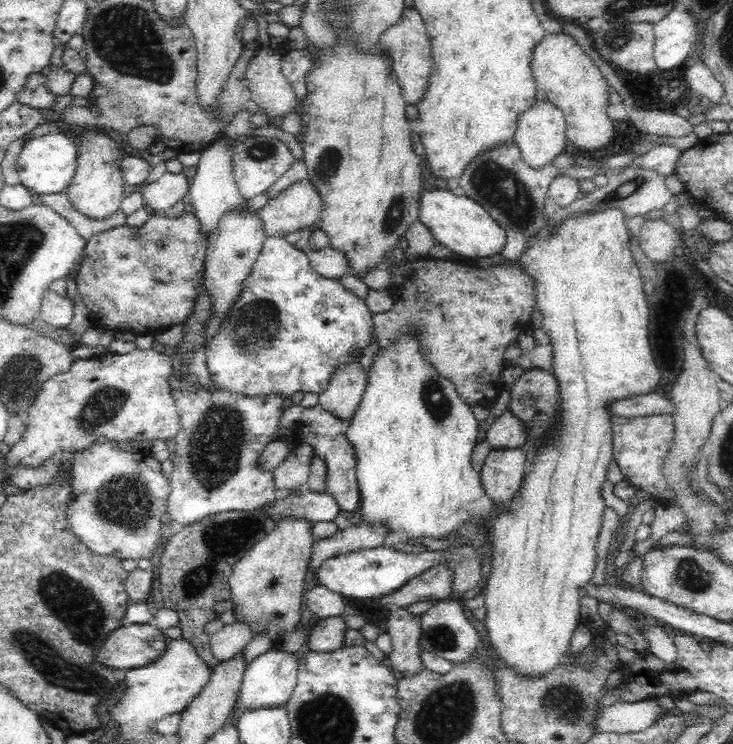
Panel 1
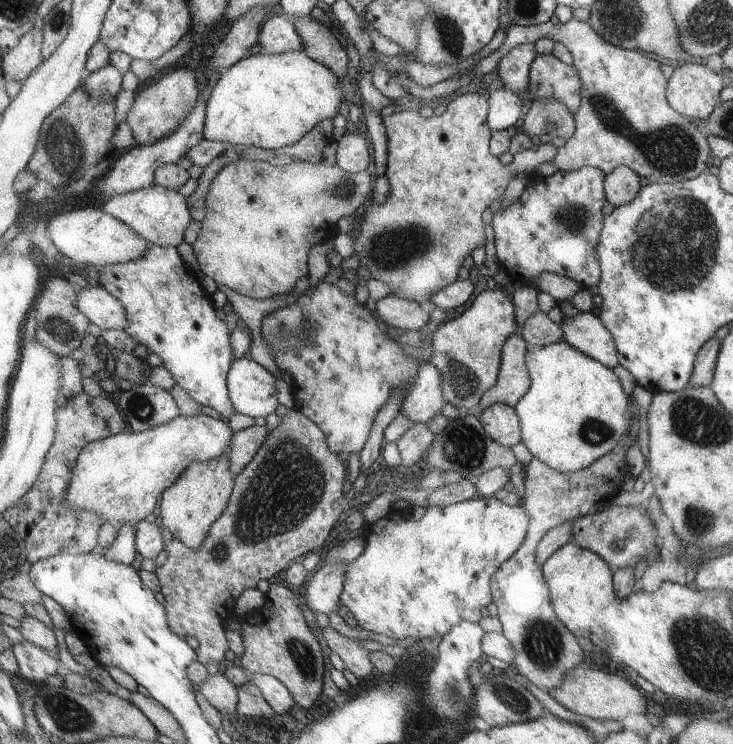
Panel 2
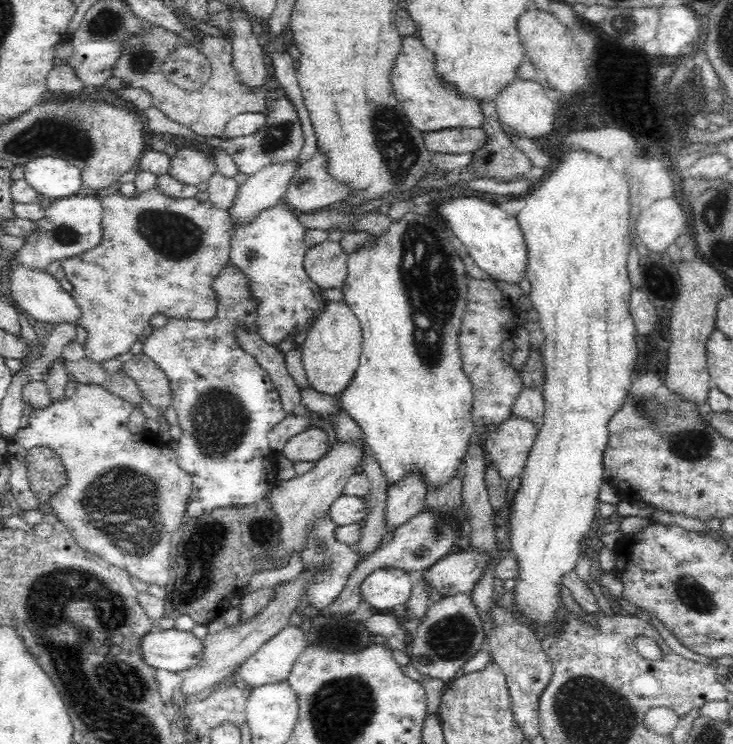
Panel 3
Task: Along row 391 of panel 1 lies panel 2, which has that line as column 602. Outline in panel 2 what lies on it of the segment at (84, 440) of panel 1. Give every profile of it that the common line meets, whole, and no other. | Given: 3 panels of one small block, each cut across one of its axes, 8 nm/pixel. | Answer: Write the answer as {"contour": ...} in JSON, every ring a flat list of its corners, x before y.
{"contour":[[569,20,567,24,553,26,551,22,537,24,537,26,513,26,505,34,503,50,511,50,521,44,535,44,541,38,549,38,553,42,561,42,571,54,573,54,573,66,579,72,581,80,581,104,573,112,575,120,575,132,571,138,565,140,563,146,557,148,551,164,557,168,557,172,575,172,579,168,599,168,605,174,613,172,613,168,629,166,639,176,647,178,649,184,675,184,683,180,693,180,695,176,701,176,703,170,707,170,707,156,709,148,703,138,703,134,687,120,687,116,679,116,677,110,667,106,665,96,665,76,659,72,659,64,645,56,643,52,617,48,615,44,605,42,591,26,589,22]]}

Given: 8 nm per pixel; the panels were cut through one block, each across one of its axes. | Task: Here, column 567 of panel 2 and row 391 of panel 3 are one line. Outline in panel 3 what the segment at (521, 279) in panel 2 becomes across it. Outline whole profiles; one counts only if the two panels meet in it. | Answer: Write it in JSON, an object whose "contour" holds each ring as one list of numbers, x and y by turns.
{"contour":[[228,264,212,282,212,288,218,296,218,314,214,320,206,320,206,322,190,322,190,320,170,320,170,324,164,328,164,330,152,330,152,334,148,338,142,340,142,350,144,354,154,360,158,364,158,368,164,370,164,374,168,376,170,380,170,388,172,388,172,406,174,406,174,414,178,416,178,426,182,430,182,436,178,440,178,450,176,450,176,458,178,458,178,466,192,478,192,496,188,498,188,508,186,508,186,514,190,520,202,516,202,514,208,514,208,512,214,512,218,508,242,508,242,506,250,506,250,504,256,504,256,502,262,502,266,498,270,498,270,492,274,488,274,484,278,482,276,478,276,464,278,464,278,452,272,452,272,446,270,446,270,432,276,424,280,424,288,414,284,412,284,404,280,400,280,392,278,388,274,386,272,382,272,376,256,362,256,358,252,354,248,354,244,348,240,348,240,344,236,342,236,328,238,326,244,326,244,328,250,328,254,330,256,334,256,320,258,320,258,310,260,310,260,304,256,302,256,296,252,296,252,292,248,290,248,278,246,274]]}

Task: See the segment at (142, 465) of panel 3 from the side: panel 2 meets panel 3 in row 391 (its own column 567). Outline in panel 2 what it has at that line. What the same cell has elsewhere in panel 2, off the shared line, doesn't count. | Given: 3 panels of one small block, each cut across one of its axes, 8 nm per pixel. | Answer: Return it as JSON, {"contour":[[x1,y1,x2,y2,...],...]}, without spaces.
{"contour":[[553,52,549,56,539,54,529,68,527,88,531,100,547,98,561,100,569,112,575,112,581,104,581,80,575,66,567,66,565,60,557,60]]}

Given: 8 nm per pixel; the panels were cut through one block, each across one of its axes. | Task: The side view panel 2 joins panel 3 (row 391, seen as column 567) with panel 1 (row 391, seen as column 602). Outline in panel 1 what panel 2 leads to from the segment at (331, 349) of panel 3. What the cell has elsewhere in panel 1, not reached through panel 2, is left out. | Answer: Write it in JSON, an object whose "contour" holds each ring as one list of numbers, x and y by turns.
{"contour":[[358,360,342,362,328,378,328,386,320,392,320,406,344,422,352,422,356,406,366,388,366,372]]}

